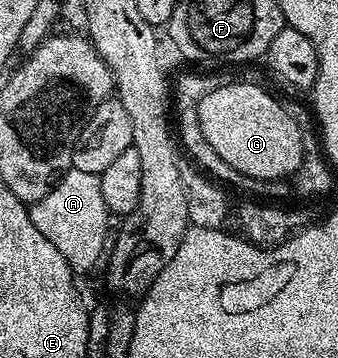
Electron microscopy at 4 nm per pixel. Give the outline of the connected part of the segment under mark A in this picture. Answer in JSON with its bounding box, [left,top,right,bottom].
[30,168,111,275]

